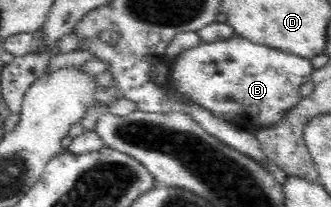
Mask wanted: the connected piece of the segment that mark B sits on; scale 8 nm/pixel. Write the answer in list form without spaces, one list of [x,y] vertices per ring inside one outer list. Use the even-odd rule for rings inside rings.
[[[242,36],[208,43],[200,43],[196,48],[185,50],[178,55],[172,64],[169,84],[174,93],[184,99],[194,101],[218,118],[232,124],[256,132],[260,127],[272,126],[286,116],[303,97],[300,95],[300,86],[311,80],[312,60],[296,54],[287,53],[274,47],[256,44]]]

